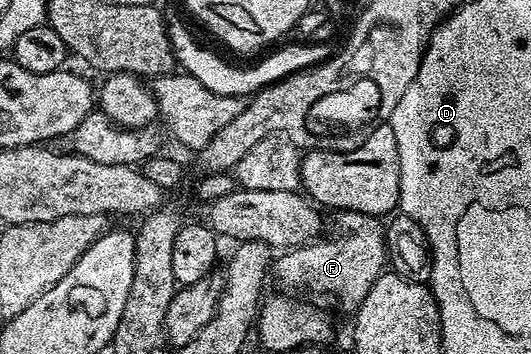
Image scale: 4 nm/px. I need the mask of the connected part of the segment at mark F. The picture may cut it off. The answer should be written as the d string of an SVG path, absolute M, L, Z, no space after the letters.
M339 212L336 217L336 236L328 240L313 240L299 248L284 251L280 255L283 257L279 256L274 261L273 278L275 274L275 280L283 290L306 294L308 297L324 296L327 300L339 300L340 306L347 314L351 314L361 306L361 302L365 302L365 294L369 294L373 282L377 282L377 278L385 271L388 263L385 228L376 217L369 214Z

